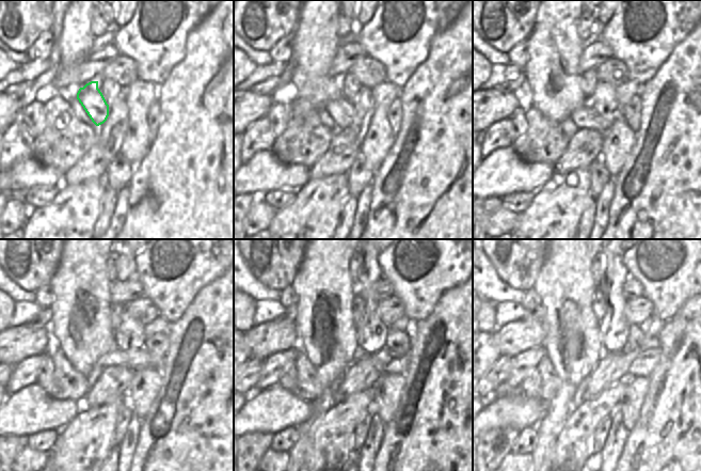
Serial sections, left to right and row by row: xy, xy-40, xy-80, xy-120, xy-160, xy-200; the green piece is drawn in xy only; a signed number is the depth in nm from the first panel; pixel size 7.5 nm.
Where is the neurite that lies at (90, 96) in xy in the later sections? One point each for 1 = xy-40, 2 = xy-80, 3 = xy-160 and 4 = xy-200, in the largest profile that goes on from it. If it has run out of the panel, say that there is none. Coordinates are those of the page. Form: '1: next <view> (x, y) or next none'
1: next xy-40 (340, 110)
2: next xy-80 (585, 116)
3: next xy-160 (382, 358)
4: next xy-200 (643, 364)

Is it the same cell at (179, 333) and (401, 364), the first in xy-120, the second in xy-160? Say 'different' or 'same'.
different

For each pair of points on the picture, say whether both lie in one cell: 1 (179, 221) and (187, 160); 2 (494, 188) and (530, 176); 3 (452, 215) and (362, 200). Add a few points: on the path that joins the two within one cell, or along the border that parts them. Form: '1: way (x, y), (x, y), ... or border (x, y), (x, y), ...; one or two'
1: way (187, 206), (187, 175); one
2: way (503, 179), (506, 176), (522, 176); one
3: border (371, 184), (371, 203), (367, 222), (364, 225); two

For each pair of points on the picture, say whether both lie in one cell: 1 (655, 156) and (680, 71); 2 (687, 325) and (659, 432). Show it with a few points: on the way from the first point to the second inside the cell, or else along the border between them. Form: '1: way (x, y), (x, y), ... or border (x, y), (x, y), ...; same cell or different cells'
1: way (676, 135), (680, 131), (680, 92); same cell
2: way (687, 351), (683, 356), (681, 405); same cell

